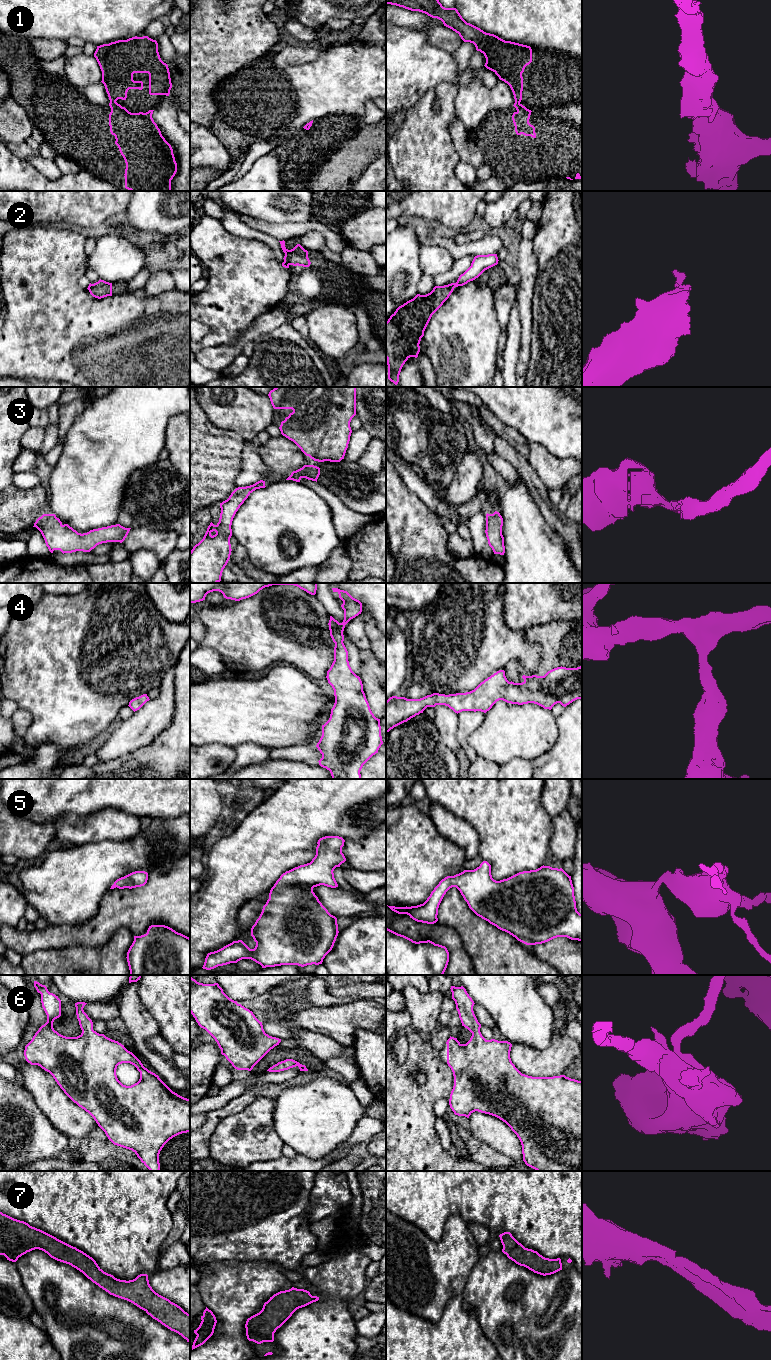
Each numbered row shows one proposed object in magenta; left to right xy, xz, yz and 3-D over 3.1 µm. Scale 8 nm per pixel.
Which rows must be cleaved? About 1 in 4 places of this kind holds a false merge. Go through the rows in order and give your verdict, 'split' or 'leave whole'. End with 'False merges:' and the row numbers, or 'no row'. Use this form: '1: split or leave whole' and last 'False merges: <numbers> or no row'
1: leave whole
2: split
3: leave whole
4: leave whole
5: leave whole
6: leave whole
7: leave whole
False merges: 2

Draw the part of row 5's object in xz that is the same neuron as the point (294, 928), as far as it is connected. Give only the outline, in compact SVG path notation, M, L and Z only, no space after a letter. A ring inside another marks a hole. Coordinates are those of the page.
M325 836L320 838L317 842L316 855L310 863L295 867L280 876L271 888L269 899L263 906L259 918L251 928L251 936L256 942L254 949L250 949L242 940L233 941L217 951L208 953L202 968L211 970L218 966L237 963L242 959L251 959L260 964L262 968L281 965L298 965L304 967L312 964L322 964L325 956L332 950L339 931L337 918L331 915L322 905L313 892L313 888L320 885L331 888L338 887L333 871L346 861L342 853L344 842L345 840L339 836Z

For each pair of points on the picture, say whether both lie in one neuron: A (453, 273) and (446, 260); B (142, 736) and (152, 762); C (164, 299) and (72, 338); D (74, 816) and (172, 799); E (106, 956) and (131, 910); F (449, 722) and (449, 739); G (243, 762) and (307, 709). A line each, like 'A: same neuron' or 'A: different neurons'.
A: different neurons
B: different neurons
C: same neuron
D: same neuron
E: different neurons
F: same neuron
G: different neurons

